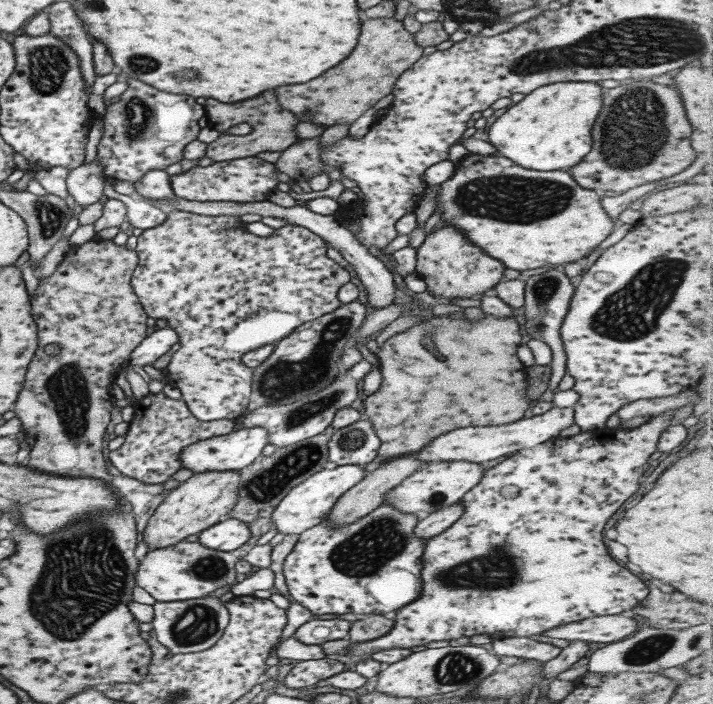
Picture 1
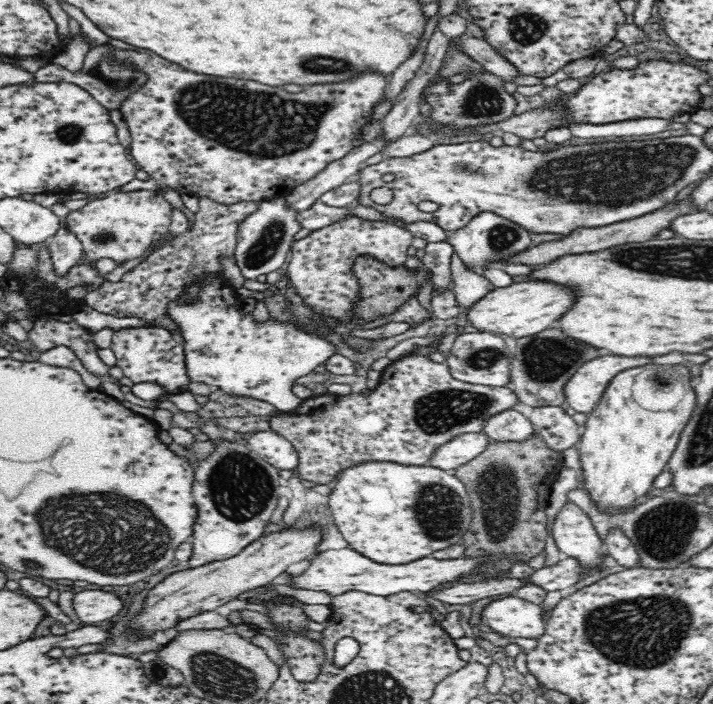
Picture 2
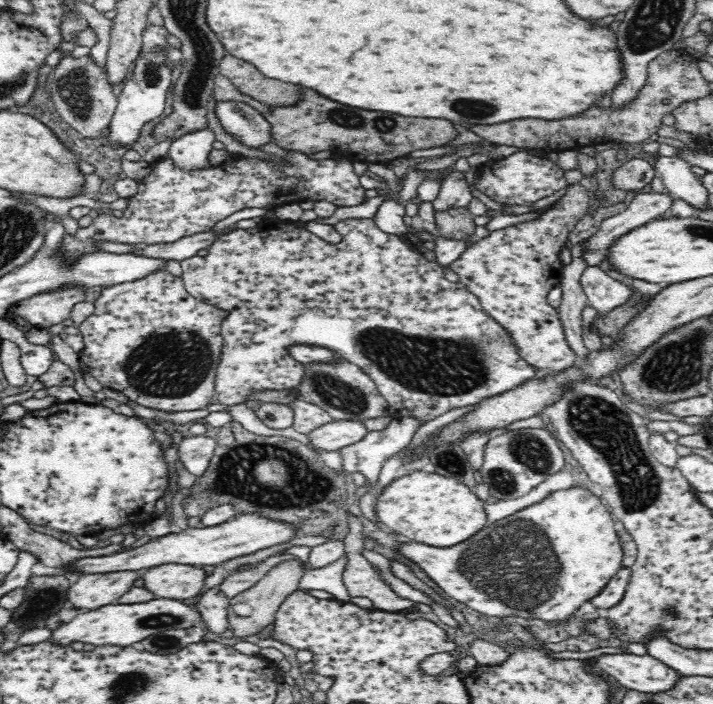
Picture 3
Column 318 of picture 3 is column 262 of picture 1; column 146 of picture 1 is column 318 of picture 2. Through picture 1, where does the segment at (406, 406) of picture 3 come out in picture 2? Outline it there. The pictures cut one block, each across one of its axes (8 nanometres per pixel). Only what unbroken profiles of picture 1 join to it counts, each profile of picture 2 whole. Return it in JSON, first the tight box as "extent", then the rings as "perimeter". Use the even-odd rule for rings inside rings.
{"extent":[286,214,413,325],"perimeter":[[[348,214],[338,218],[338,222],[330,223],[330,226],[310,231],[305,237],[292,242],[292,259],[286,268],[289,285],[315,314],[333,320],[335,324],[352,325],[358,320],[354,306],[361,297],[361,286],[353,271],[355,260],[374,257],[388,268],[402,266],[413,237],[403,226]]]}

